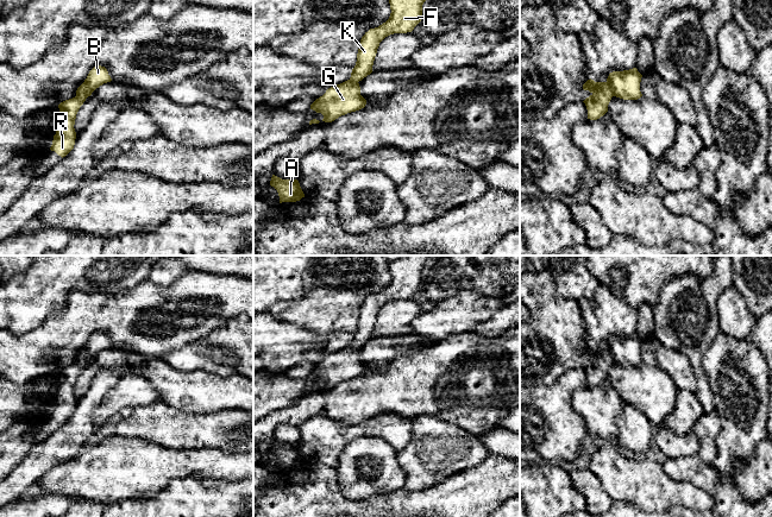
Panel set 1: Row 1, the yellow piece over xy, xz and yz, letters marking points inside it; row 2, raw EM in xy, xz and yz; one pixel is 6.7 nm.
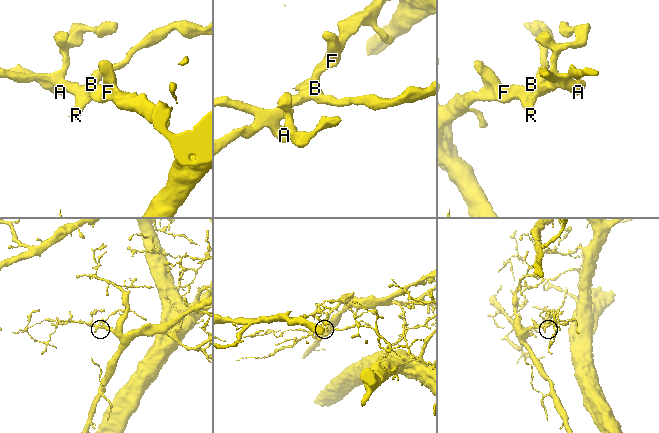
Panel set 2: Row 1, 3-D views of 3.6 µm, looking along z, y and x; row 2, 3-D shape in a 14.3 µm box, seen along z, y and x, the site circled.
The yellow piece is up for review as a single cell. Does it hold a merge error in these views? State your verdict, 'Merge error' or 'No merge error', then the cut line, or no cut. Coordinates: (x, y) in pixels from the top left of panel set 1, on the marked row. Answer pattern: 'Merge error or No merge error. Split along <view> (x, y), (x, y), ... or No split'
No merge error. No split

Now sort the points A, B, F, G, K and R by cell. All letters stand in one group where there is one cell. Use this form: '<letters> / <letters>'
A B F G K R

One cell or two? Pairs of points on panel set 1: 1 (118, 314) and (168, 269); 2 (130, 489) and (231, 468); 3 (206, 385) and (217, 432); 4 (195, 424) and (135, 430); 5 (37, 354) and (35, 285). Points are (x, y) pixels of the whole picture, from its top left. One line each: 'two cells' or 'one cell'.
1: two cells
2: one cell
3: two cells
4: one cell
5: two cells

